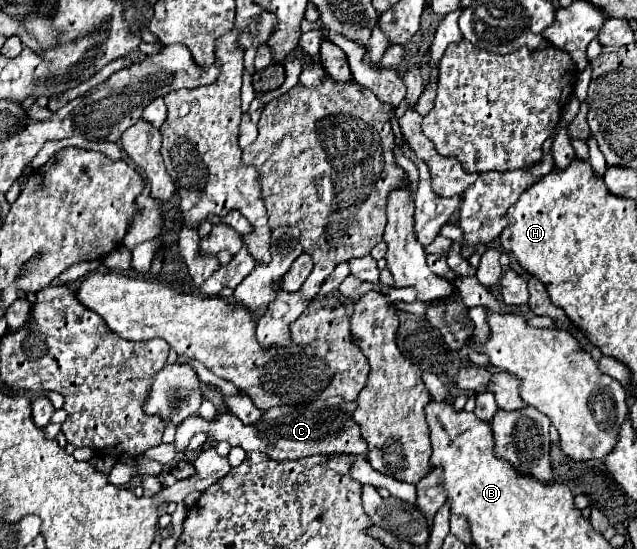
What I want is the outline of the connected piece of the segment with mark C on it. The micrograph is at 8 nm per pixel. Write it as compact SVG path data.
M330 397L322 403L322 407L310 405L280 405L272 407L262 413L262 419L256 425L244 425L238 417L230 413L218 415L214 421L204 421L202 417L188 417L182 425L176 427L176 451L184 451L188 441L204 431L214 441L228 441L232 447L242 447L246 453L250 451L262 451L268 453L274 461L284 459L302 459L310 455L334 455L334 453L356 453L368 459L368 445L360 435L360 427L352 419L352 413L356 409L356 403L344 401L342 397Z

